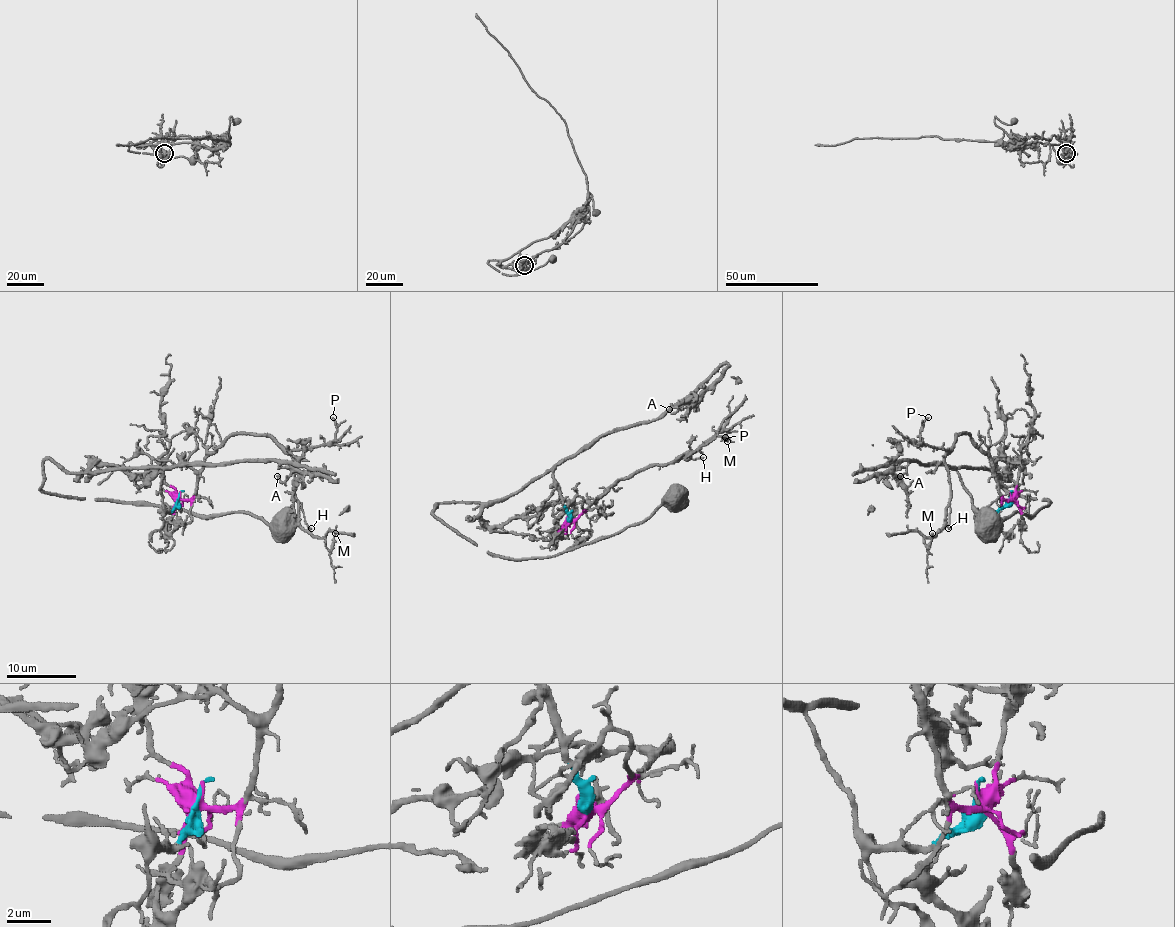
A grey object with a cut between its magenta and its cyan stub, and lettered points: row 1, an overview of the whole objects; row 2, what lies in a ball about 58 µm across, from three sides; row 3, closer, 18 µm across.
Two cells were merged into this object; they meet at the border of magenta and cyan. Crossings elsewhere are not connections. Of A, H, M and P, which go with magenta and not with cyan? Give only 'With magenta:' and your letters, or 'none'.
With magenta: H, M, P

